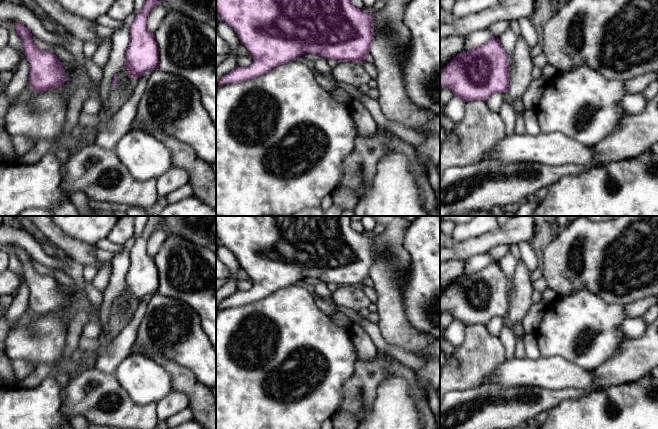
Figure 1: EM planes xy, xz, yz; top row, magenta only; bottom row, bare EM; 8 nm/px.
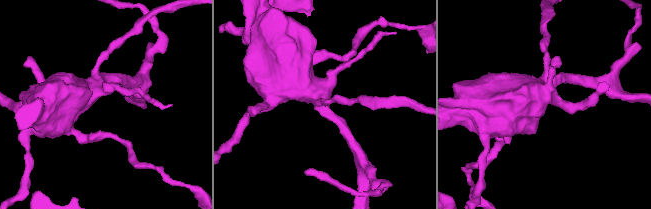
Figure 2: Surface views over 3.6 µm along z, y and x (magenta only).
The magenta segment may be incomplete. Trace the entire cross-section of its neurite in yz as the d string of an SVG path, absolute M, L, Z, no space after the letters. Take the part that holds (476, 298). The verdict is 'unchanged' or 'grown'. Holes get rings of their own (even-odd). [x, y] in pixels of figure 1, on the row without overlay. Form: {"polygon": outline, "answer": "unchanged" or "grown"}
{"polygon": "M494 262L475 273L464 274L450 287L440 293L440 314L449 311L454 320L460 321L464 326L487 323L494 317L504 317L509 308L509 291L507 278L499 264Z", "answer": "unchanged"}

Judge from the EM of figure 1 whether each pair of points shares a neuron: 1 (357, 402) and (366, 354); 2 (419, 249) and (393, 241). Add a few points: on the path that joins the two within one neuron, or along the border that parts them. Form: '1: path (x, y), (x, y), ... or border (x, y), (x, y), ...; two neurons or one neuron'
1: border (377, 353), (371, 359), (360, 360), (357, 357); two neurons
2: border (407, 226), (404, 247), (410, 256), (409, 267); two neurons

